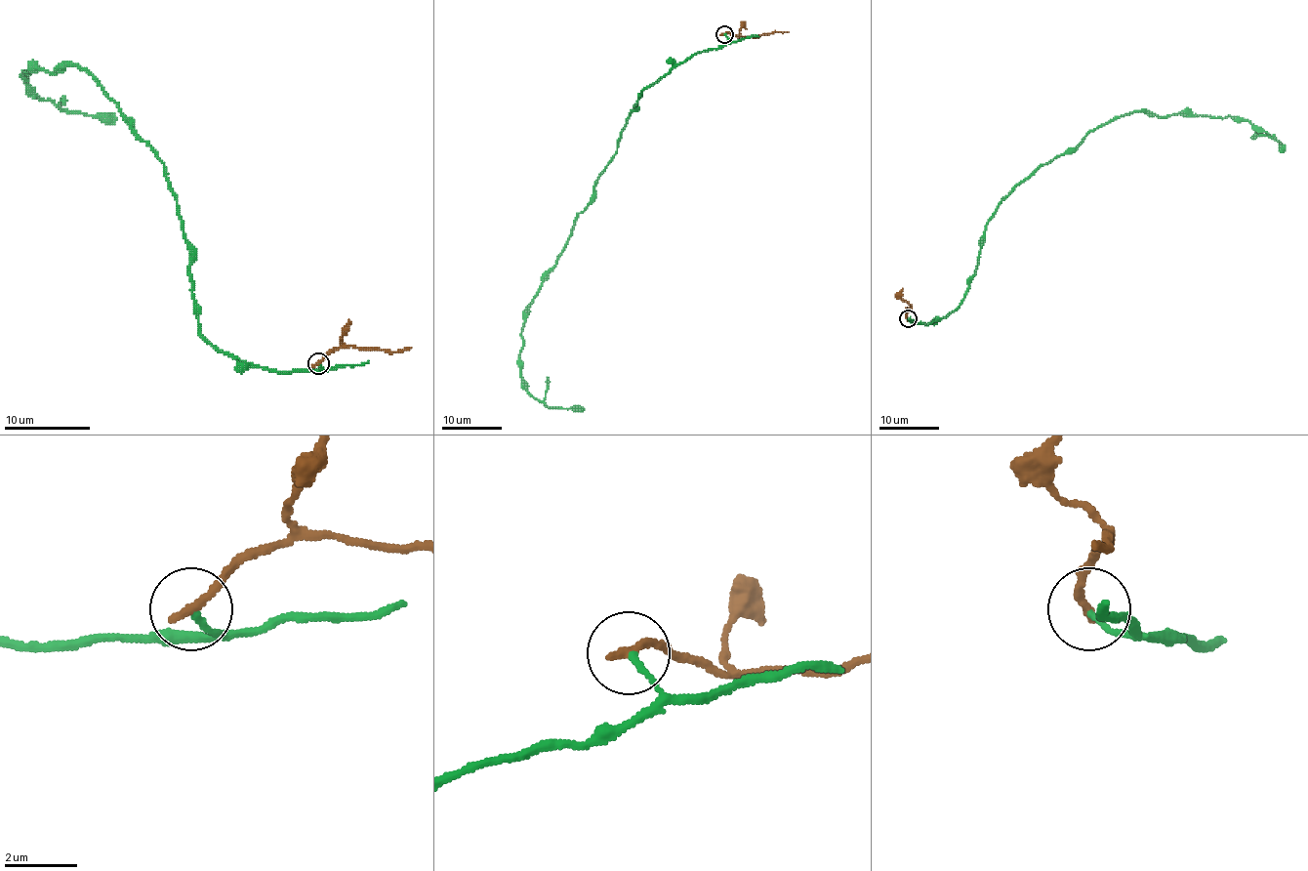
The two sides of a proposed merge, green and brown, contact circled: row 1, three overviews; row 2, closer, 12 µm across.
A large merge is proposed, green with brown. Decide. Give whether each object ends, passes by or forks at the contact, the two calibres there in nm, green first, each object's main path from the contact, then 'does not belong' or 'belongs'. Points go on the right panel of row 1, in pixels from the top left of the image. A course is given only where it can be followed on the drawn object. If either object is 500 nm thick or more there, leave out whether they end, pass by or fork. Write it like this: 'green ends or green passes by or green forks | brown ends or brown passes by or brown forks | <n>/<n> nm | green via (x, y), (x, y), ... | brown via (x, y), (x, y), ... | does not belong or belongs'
green ends | brown ends | 160/280 nm | green via (907, 318), (924, 324), (954, 311), (1000, 203), (1050, 159), (1124, 114), (1239, 116), (1282, 147) | brown via (907, 318), (910, 306), (906, 311), (906, 308) | does not belong

